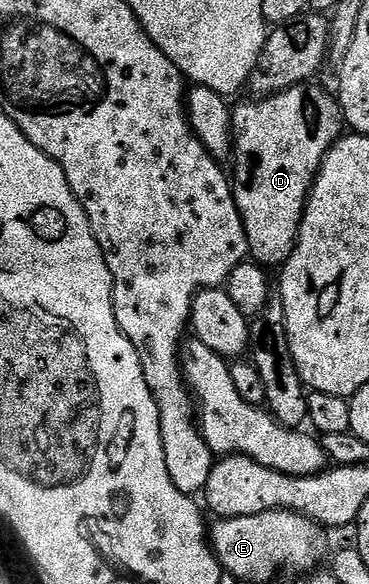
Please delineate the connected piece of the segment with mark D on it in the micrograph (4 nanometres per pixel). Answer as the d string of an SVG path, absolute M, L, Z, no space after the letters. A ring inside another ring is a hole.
M317 84L293 86L282 94L241 102L231 110L233 199L245 225L252 261L266 268L280 267L296 248L313 181L325 153L342 137L346 125L340 101L313 85Z

